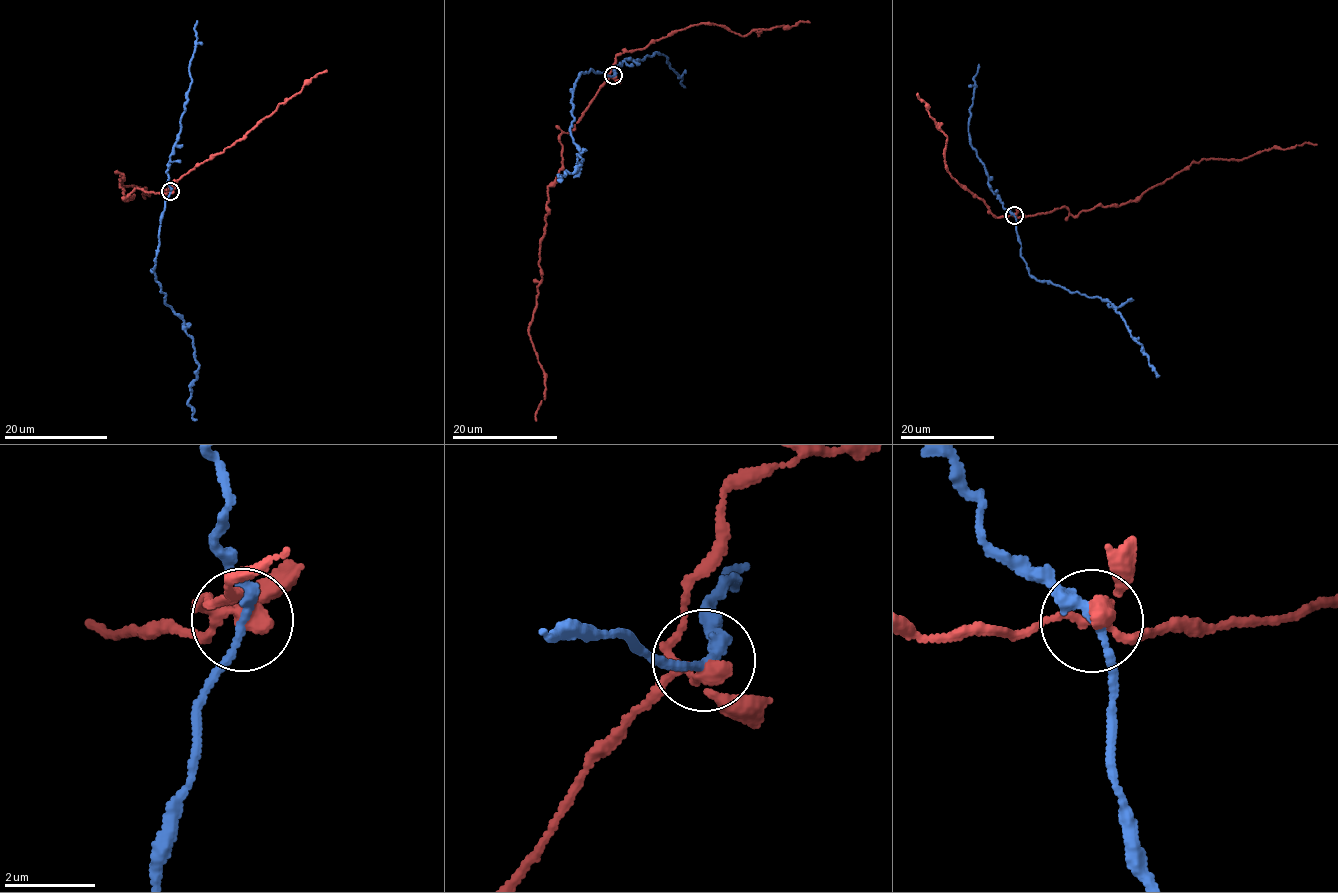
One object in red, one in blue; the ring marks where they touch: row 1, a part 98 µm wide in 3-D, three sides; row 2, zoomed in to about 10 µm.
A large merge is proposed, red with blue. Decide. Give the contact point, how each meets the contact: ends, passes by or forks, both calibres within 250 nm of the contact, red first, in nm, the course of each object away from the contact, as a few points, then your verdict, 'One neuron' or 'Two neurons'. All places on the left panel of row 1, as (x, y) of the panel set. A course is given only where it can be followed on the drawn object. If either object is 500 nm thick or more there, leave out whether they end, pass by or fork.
Place: (170, 191). At the ring red forks. At the ring blue passes by. Thickness 280 nm (red) against 240 nm. Course of red: (170, 190), (137, 188), (123, 199), (120, 174), (122, 186), (141, 188), (150, 194), (143, 192), (145, 198). Course of blue: (170, 192), (153, 267), (165, 303), (183, 321), (192, 338), (199, 366), (189, 401), (192, 416), (197, 420). Two neurons

